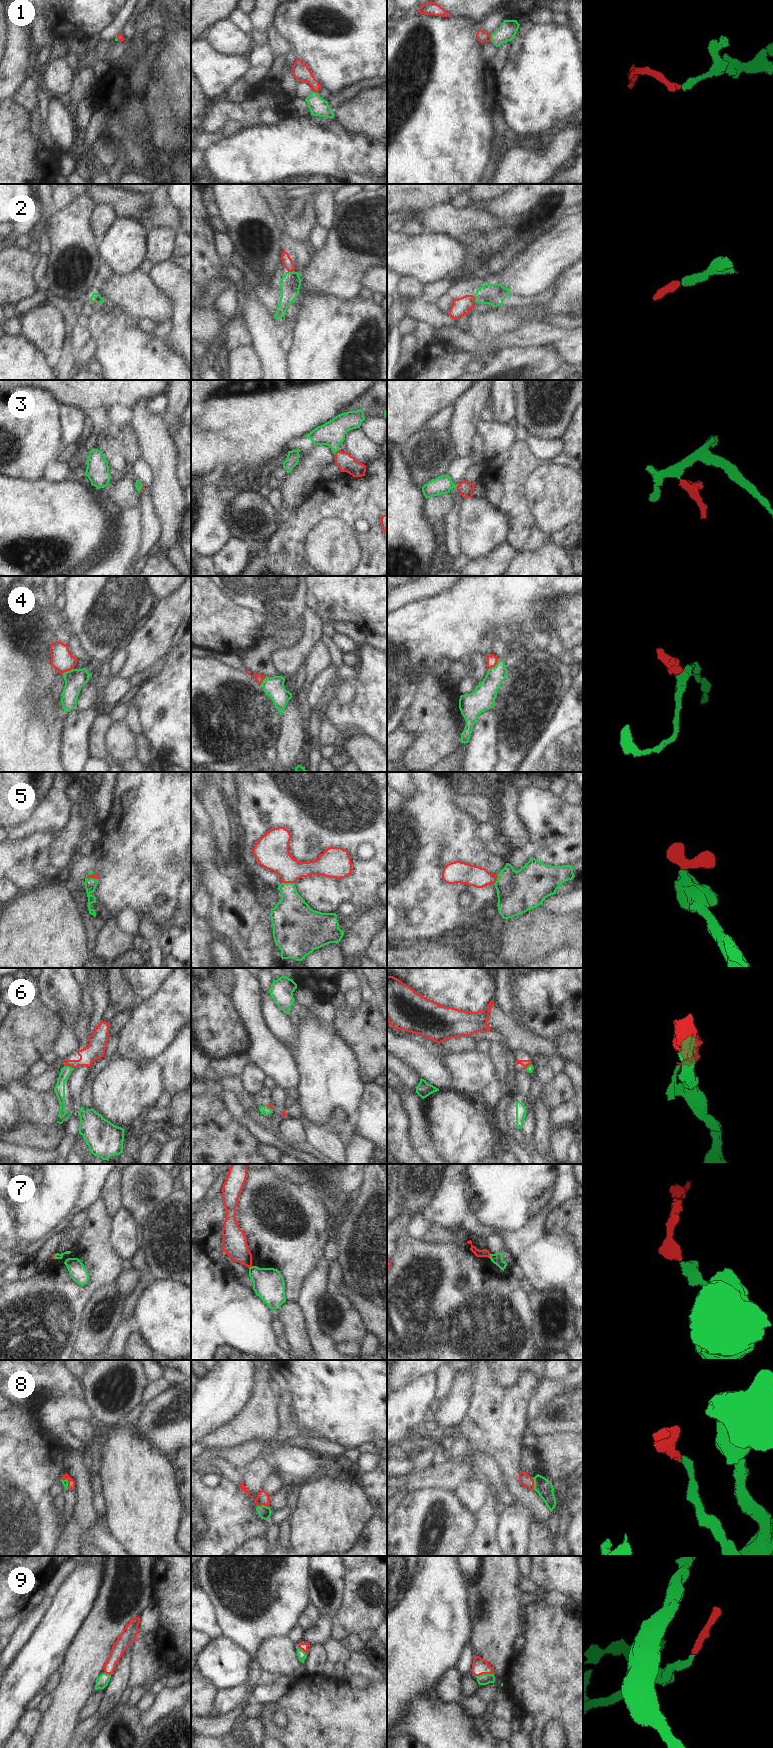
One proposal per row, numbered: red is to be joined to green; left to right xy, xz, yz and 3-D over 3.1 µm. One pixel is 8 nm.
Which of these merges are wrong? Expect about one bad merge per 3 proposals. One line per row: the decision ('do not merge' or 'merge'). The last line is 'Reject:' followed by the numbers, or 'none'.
1: merge
2: merge
3: merge
4: merge
5: merge
6: do not merge
7: do not merge
8: merge
9: merge
Reject: 6, 7

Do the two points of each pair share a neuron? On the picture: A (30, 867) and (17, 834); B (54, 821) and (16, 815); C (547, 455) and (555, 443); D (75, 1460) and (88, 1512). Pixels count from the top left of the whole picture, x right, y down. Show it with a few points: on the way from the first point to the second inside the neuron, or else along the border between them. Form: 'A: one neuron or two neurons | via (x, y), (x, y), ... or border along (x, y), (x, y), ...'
A: two neurons | border along (42, 833), (30, 833), (21, 839), (10, 841)
B: two neurons | border along (32, 813), (10, 829)
C: one neuron | via (547, 452), (552, 446)
D: one neuron | via (80, 1473), (85, 1490), (85, 1499)

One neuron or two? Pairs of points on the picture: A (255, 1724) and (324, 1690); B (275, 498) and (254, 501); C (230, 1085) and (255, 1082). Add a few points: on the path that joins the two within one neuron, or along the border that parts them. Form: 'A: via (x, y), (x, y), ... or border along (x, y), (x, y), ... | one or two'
A: border along (258, 1718), (262, 1725), (264, 1736) | two
B: border along (266, 497), (276, 509) | two
C: border along (239, 1076), (242, 1088), (249, 1094) | two

